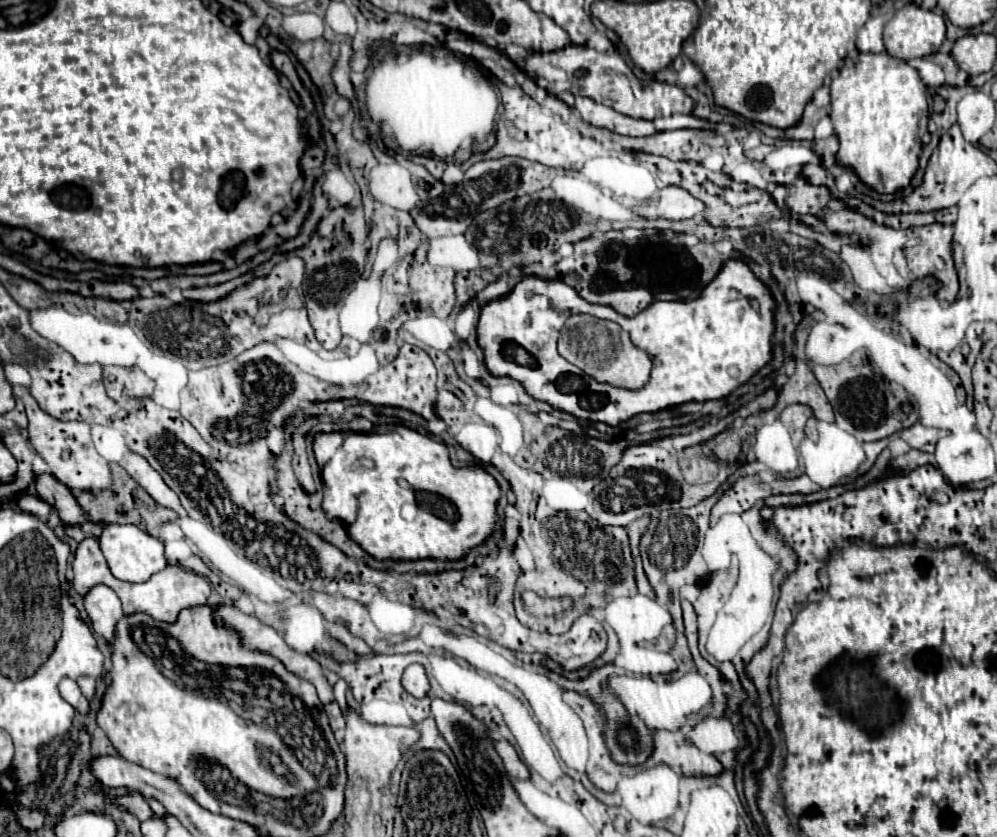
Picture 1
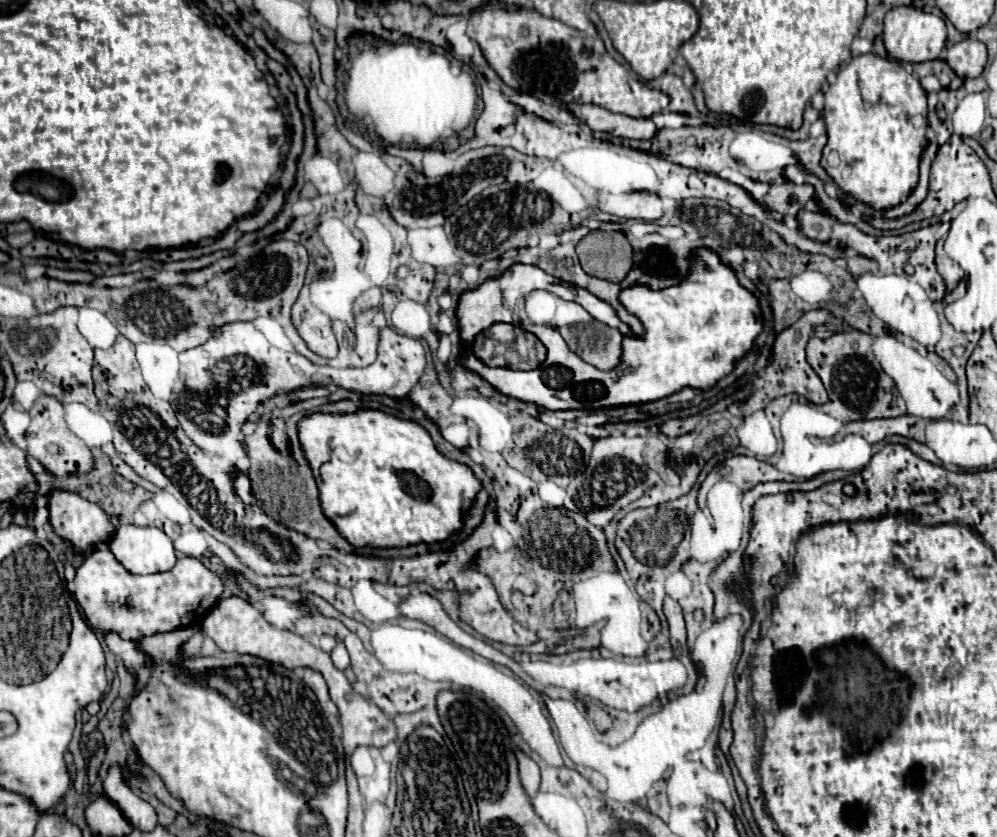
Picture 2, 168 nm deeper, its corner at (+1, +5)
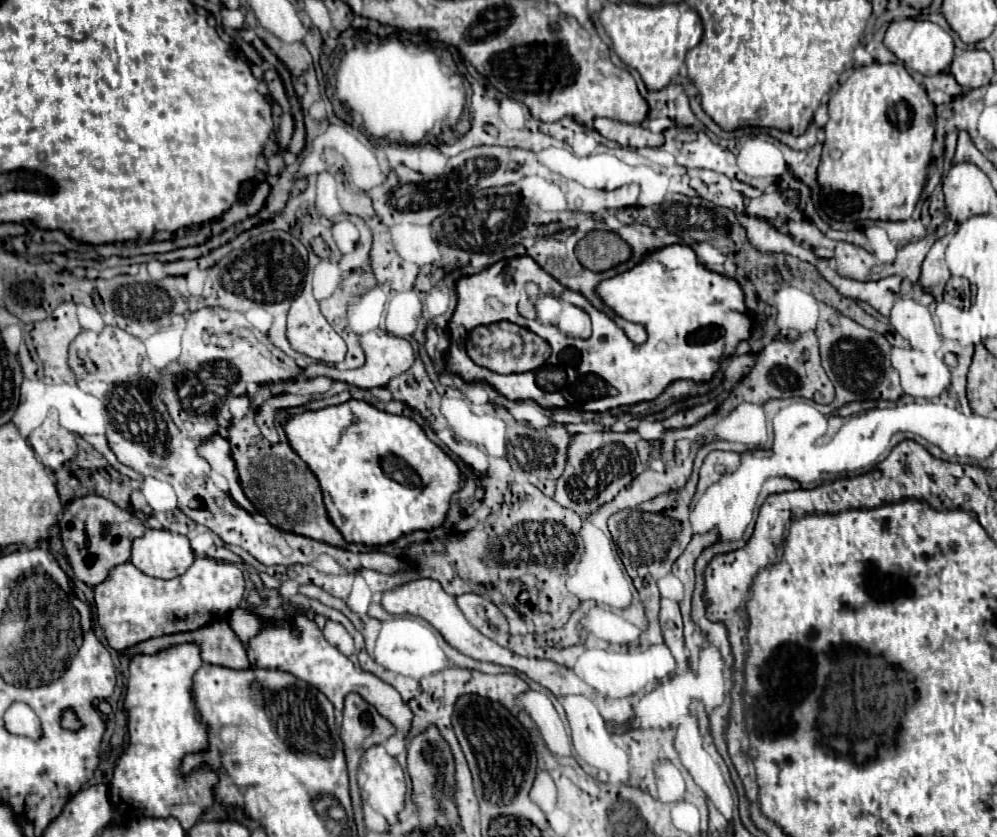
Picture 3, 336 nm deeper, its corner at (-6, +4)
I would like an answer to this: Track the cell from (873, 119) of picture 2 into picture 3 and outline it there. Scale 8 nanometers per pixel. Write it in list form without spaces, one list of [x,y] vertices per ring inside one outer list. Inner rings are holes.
[[[873,62],[869,66],[861,66],[861,68],[853,70],[853,74],[829,98],[829,122],[825,124],[823,130],[825,130],[825,142],[823,142],[823,154],[821,154],[821,164],[819,164],[819,172],[817,172],[817,182],[819,182],[819,202],[821,202],[821,208],[825,210],[825,214],[831,220],[845,222],[845,224],[853,224],[859,220],[907,220],[911,216],[911,212],[921,196],[921,190],[925,186],[925,180],[927,180],[927,166],[931,162],[931,144],[933,144],[933,132],[935,132],[935,106],[929,102],[925,88],[909,76],[905,66]],[[833,148],[841,150],[839,160],[833,160],[829,156],[829,150],[833,150]]]

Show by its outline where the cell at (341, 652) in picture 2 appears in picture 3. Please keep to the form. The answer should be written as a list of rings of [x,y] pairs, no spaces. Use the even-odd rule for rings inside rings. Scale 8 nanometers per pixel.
[[[327,620],[325,628],[323,628],[323,634],[325,634],[327,642],[329,642],[331,646],[335,646],[339,652],[343,652],[345,656],[351,656],[351,654],[355,652],[355,648],[353,648],[353,638],[351,638],[351,634],[349,634],[341,624],[337,624],[337,622],[333,622],[333,620]]]

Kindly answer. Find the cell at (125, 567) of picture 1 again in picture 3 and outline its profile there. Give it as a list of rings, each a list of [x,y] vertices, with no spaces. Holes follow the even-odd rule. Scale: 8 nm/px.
[[[147,530],[133,542],[131,562],[147,576],[181,576],[195,560],[189,538],[169,530]]]

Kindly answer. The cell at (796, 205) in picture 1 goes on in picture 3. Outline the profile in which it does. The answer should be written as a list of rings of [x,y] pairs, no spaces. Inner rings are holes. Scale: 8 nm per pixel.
[[[785,190],[785,192],[771,192],[771,194],[761,194],[759,198],[753,198],[747,208],[745,214],[747,216],[755,216],[755,218],[785,218],[787,214],[795,212],[799,204],[799,192],[795,190]]]

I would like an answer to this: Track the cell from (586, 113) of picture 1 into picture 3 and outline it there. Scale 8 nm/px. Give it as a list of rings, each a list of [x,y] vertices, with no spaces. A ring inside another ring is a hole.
[[[597,118],[595,128],[603,138],[615,140],[621,146],[633,146],[633,148],[663,146],[663,140],[665,140],[663,134],[653,134],[639,124],[623,124],[609,118]]]

